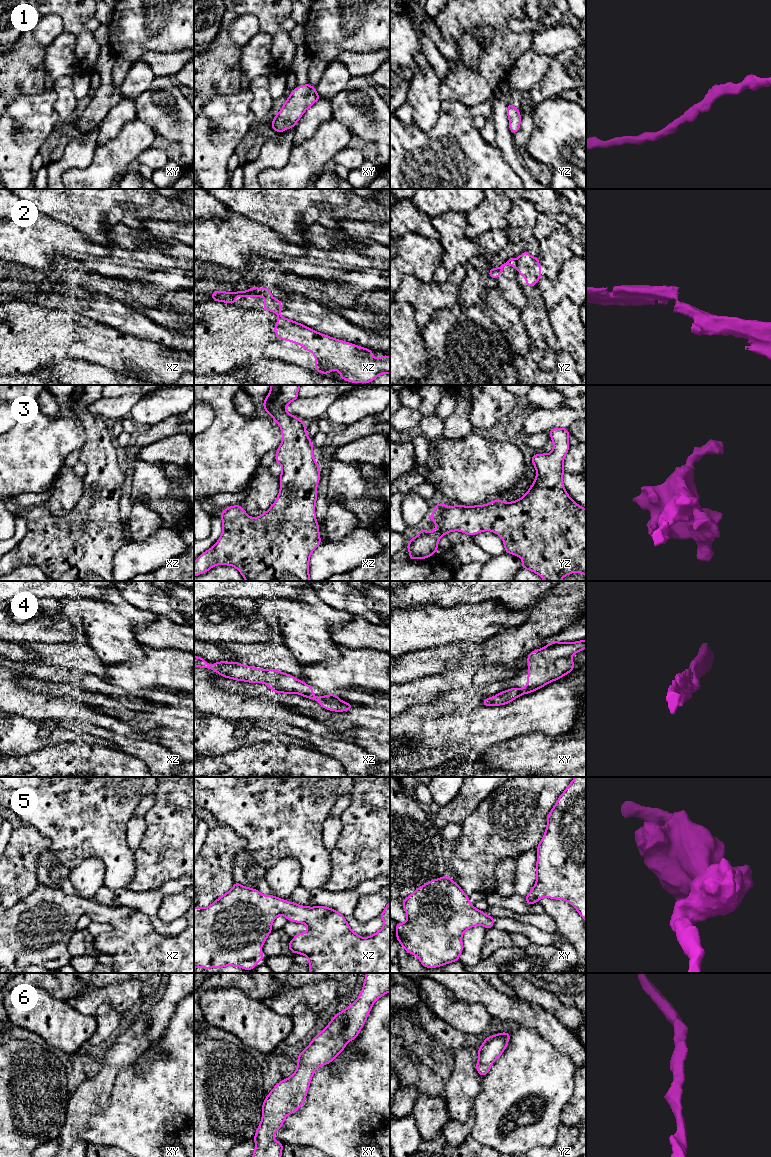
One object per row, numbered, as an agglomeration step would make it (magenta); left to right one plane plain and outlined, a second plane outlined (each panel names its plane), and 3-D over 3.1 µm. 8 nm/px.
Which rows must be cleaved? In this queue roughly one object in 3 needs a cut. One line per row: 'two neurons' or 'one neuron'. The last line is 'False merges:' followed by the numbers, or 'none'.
1: one neuron
2: two neurons
3: one neuron
4: one neuron
5: one neuron
6: one neuron
False merges: 2

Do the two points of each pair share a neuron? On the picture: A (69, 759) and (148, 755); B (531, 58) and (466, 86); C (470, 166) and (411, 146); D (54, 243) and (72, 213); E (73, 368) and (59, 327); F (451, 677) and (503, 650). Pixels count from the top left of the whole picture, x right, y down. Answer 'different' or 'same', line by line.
A: different
B: different
C: same
D: different
E: different
F: different

